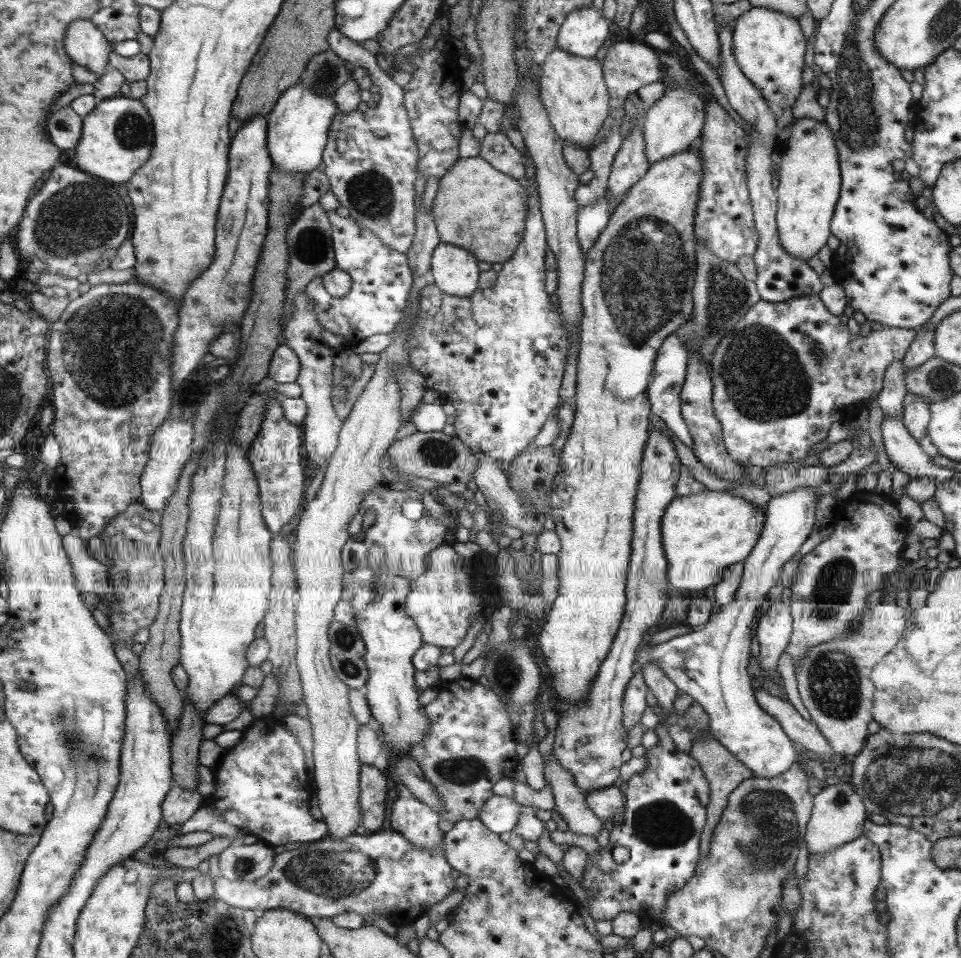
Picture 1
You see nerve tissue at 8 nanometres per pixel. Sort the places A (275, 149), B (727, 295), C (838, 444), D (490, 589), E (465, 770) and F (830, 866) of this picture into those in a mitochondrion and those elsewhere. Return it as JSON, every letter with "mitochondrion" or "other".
{"A":"other","B":"mitochondrion","C":"other","D":"other","E":"mitochondrion","F":"other"}

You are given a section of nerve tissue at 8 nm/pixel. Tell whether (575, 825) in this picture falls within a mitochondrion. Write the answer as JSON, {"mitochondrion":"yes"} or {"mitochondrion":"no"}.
{"mitochondrion":"no"}

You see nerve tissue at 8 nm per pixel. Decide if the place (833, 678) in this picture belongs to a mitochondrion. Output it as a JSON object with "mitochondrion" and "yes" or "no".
{"mitochondrion":"yes"}

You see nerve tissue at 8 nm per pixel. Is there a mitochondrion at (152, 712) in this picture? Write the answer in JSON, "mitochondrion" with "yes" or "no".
{"mitochondrion":"no"}

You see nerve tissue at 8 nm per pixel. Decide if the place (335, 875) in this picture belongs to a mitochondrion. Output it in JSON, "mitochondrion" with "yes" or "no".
{"mitochondrion":"yes"}

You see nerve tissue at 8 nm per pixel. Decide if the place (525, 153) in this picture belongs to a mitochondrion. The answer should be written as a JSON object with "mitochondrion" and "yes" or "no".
{"mitochondrion":"no"}

